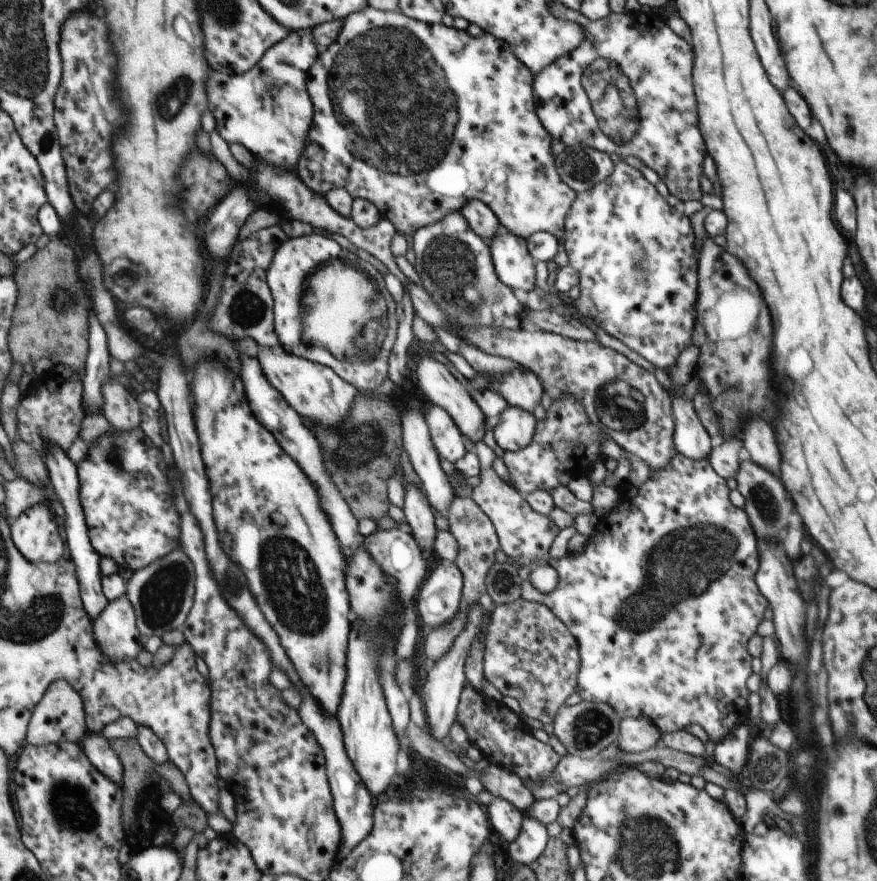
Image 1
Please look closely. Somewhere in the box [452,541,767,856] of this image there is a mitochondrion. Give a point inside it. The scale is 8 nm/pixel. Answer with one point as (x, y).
(590, 726)

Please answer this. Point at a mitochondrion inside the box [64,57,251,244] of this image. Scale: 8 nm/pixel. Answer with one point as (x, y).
(166, 107)

